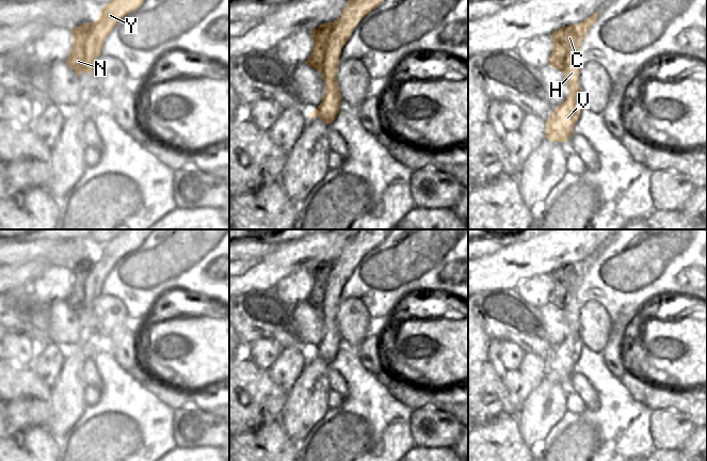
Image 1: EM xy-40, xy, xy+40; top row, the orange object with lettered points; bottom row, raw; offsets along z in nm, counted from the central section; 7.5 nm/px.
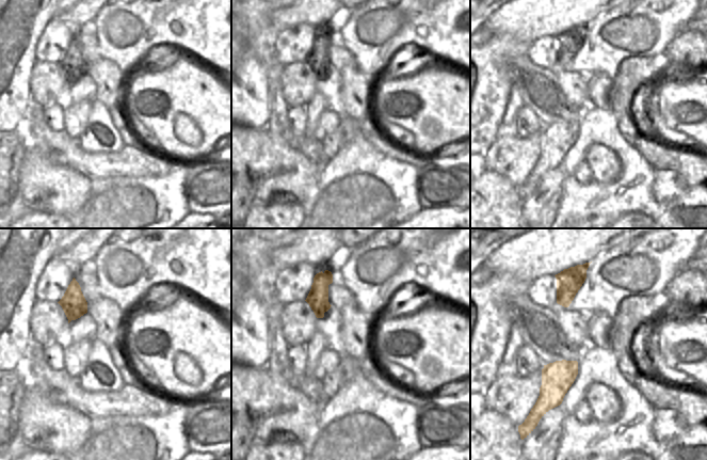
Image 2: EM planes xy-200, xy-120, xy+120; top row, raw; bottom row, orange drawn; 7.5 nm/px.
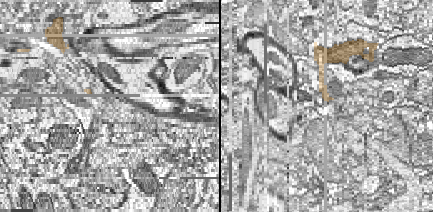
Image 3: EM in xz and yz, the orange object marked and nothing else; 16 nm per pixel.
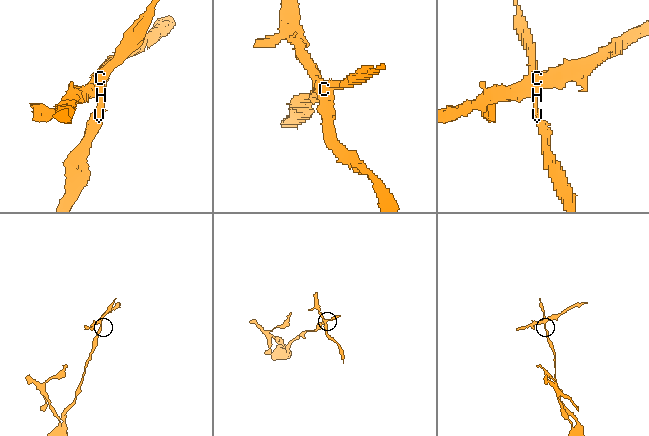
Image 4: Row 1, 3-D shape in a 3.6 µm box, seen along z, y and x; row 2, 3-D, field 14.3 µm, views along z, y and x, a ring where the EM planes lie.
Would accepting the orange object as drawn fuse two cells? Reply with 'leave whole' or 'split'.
leave whole

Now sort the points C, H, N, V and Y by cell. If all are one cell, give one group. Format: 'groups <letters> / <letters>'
groups C H N V Y

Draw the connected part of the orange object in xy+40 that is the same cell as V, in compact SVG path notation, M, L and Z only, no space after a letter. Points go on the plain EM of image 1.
M596 251L585 259L562 266L550 274L552 290L548 297L548 304L563 312L569 329L565 339L553 348L546 360L545 377L551 381L568 380L574 372L574 365L580 356L580 350L585 347L580 341L578 324L580 308L576 301L576 292L598 254L599 251Z

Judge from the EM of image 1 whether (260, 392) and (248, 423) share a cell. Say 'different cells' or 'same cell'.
same cell

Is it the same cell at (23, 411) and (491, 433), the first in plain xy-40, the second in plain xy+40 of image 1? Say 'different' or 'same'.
different

